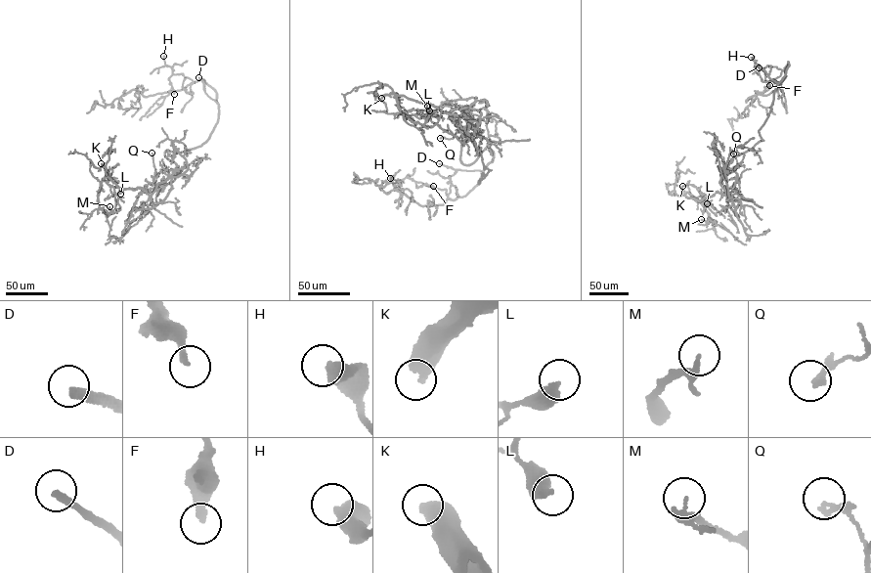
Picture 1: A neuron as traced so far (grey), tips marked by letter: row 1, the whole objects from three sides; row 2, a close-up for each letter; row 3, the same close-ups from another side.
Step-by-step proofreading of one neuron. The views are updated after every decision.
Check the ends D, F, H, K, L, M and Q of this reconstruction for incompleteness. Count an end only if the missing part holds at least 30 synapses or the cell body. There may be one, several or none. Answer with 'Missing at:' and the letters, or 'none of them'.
Missing at: D, K

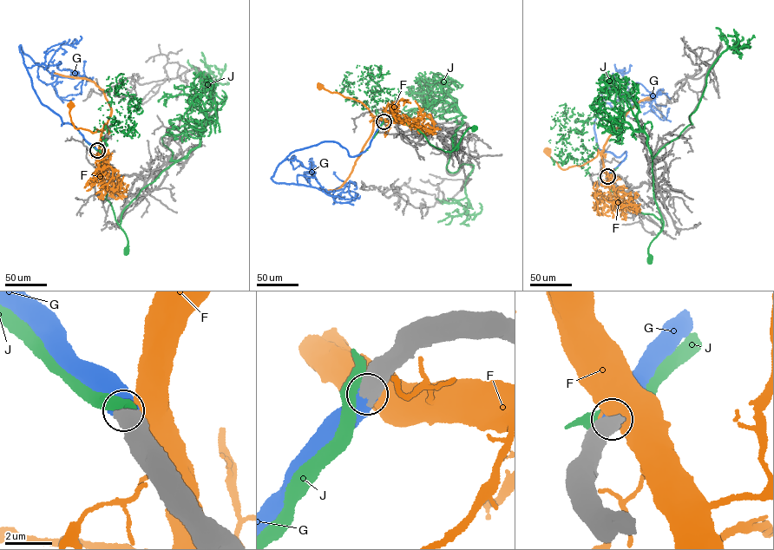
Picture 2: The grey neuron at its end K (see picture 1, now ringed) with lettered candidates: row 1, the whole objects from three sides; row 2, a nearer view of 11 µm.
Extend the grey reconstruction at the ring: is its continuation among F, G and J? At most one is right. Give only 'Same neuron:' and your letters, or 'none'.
Same neuron: G

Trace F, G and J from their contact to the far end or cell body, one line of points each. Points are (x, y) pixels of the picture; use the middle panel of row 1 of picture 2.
F: (383, 121), (374, 119), (360, 101), (319, 87)
G: (383, 121), (357, 155), (323, 141), (291, 153), (271, 178), (329, 192), (344, 185), (329, 193), (319, 187)
J: (383, 121), (383, 112), (393, 119), (411, 125), (429, 144), (445, 152), (455, 148), (465, 132), (473, 128)

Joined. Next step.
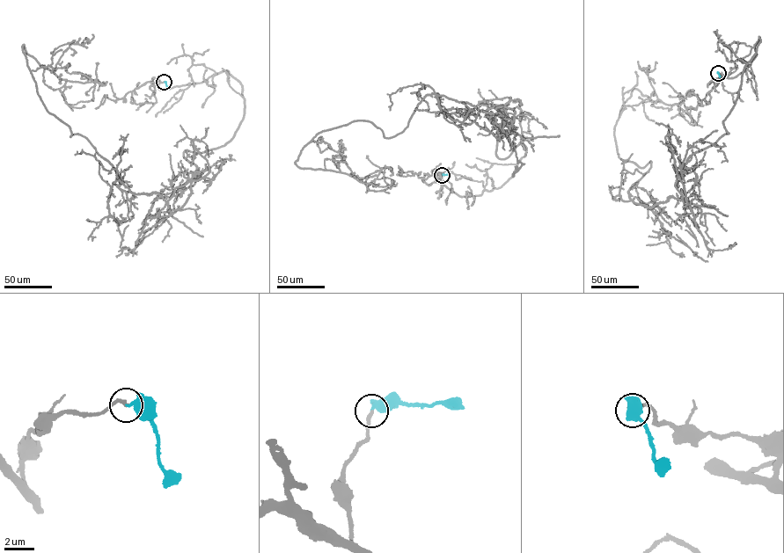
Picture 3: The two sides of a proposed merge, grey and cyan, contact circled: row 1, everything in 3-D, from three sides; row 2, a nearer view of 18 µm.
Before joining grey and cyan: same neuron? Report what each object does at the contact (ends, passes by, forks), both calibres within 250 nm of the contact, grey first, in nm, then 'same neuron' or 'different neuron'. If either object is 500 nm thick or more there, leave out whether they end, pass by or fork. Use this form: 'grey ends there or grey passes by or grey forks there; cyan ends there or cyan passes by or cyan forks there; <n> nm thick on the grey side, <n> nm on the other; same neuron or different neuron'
grey ends there; cyan ends there; 240 nm thick on the grey side, 280 nm on the other; same neuron

